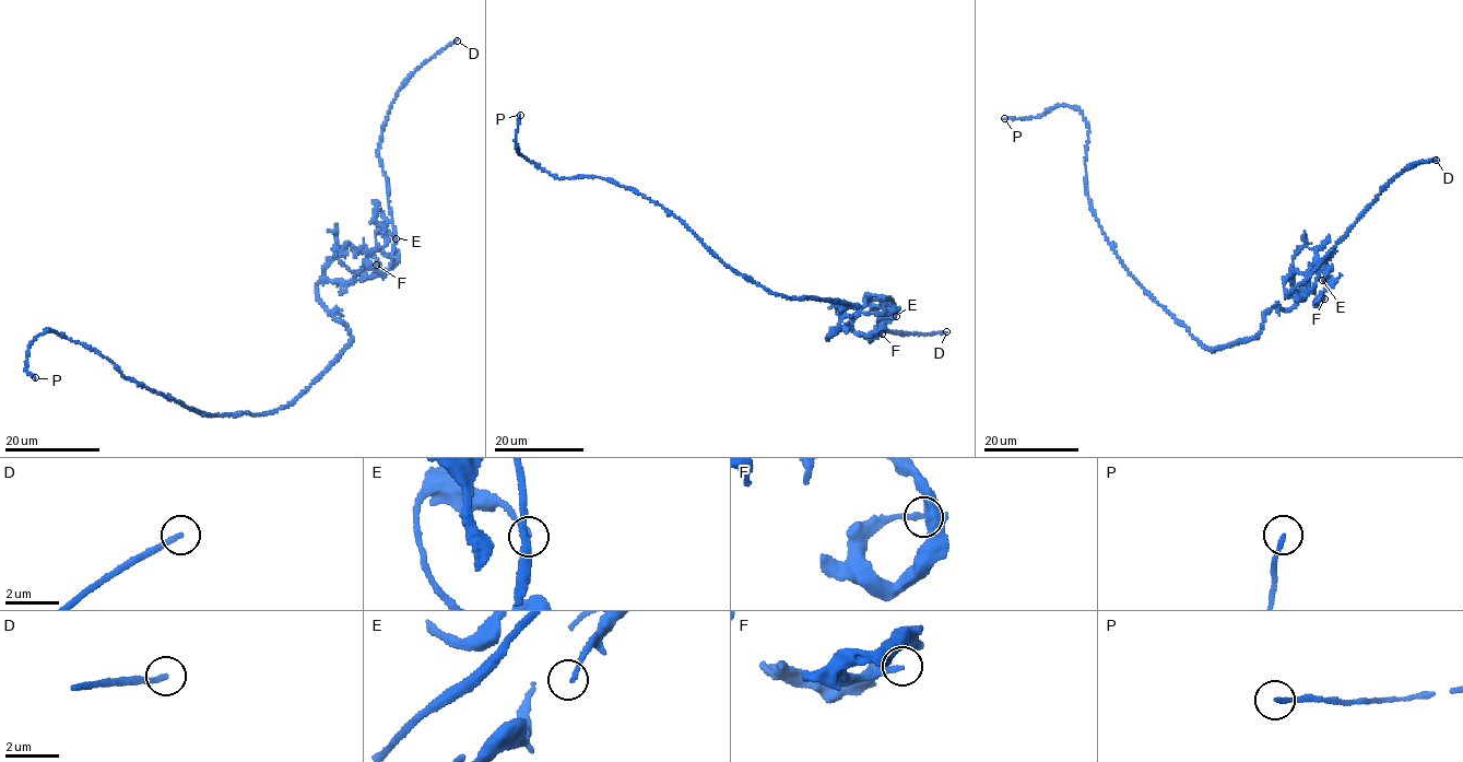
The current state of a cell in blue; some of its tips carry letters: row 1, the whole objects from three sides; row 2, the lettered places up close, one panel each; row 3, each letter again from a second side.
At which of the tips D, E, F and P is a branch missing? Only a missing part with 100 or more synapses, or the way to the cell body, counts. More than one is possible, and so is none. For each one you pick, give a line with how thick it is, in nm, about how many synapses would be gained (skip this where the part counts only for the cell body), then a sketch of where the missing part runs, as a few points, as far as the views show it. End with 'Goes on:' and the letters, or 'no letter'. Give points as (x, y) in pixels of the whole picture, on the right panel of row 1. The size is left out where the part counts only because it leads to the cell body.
D: Thickness 200 nm. Roughly 170 synapses. Course of what is missing: (1436, 160), (1440, 184), (1403, 264), (1357, 321), (1305, 377), (1298, 399), (1299, 413), (1312, 405)
Goes on: D

